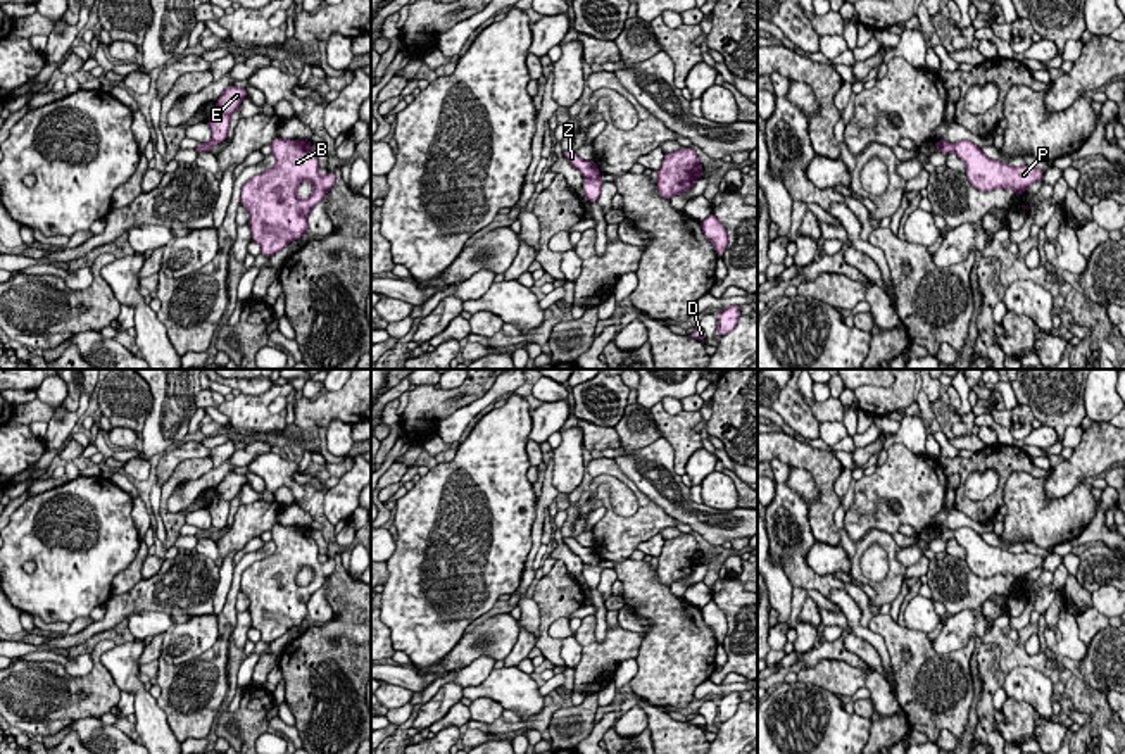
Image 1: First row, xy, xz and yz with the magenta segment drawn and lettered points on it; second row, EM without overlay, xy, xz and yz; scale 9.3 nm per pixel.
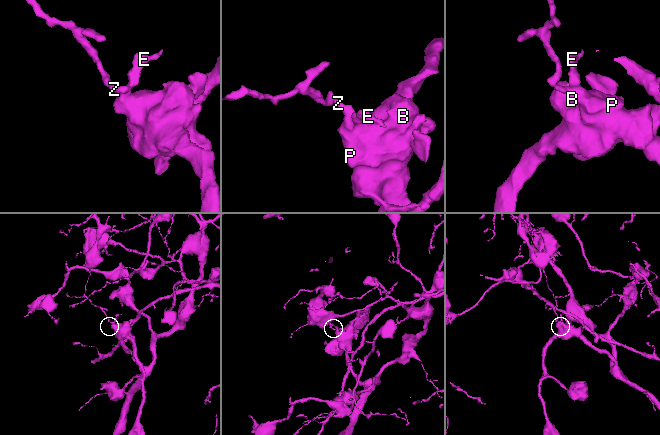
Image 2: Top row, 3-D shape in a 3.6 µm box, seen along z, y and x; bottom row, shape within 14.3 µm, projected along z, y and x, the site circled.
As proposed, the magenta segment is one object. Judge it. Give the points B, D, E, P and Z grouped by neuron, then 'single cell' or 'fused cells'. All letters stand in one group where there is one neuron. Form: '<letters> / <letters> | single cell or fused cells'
B D E P / Z | fused cells

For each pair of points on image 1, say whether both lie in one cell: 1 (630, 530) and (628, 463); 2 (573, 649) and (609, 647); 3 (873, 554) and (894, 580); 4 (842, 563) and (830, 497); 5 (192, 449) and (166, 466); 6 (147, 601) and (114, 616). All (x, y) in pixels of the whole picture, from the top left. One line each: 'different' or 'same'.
1: different
2: different
3: different
4: different
5: same
6: same

